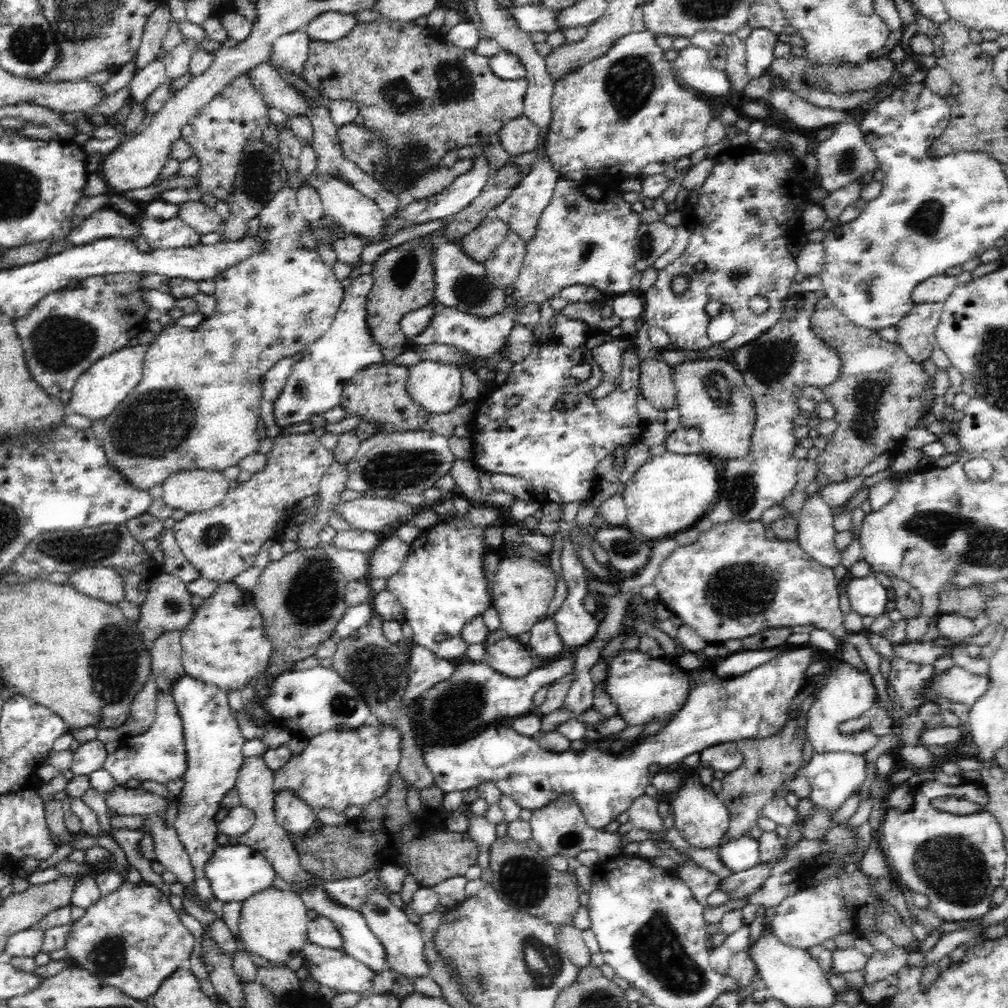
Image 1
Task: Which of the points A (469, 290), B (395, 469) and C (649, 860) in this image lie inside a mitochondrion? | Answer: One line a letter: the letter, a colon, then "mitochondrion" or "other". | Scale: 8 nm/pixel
A: mitochondrion
B: mitochondrion
C: other

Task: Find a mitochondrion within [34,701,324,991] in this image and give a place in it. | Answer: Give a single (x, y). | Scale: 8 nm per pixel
(108, 955)

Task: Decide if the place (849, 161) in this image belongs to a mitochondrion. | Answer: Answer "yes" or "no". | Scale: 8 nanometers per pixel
yes

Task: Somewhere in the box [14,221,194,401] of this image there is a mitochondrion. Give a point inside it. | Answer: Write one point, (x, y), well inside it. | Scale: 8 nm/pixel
(58, 344)

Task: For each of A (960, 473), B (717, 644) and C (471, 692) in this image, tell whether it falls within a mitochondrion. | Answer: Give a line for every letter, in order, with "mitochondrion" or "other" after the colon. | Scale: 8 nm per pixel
A: other
B: other
C: mitochondrion

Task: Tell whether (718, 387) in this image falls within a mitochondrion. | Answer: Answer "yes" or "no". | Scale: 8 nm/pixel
yes

